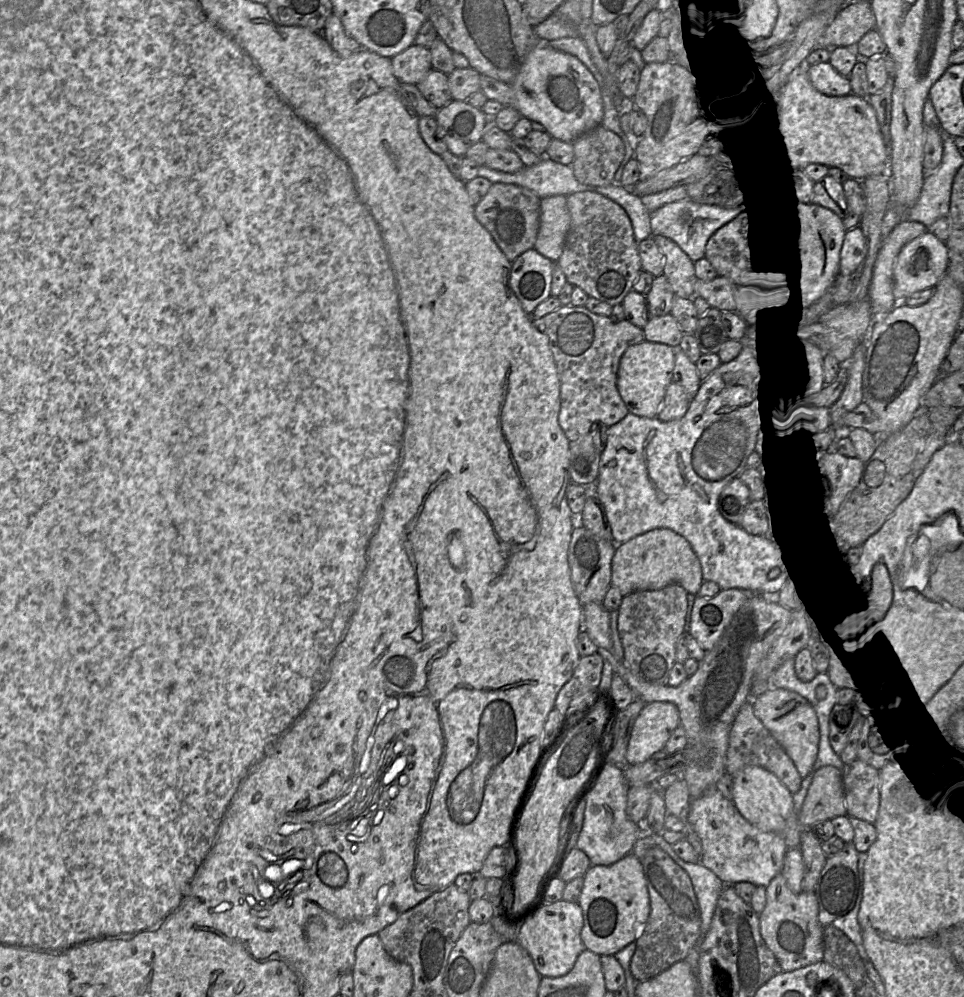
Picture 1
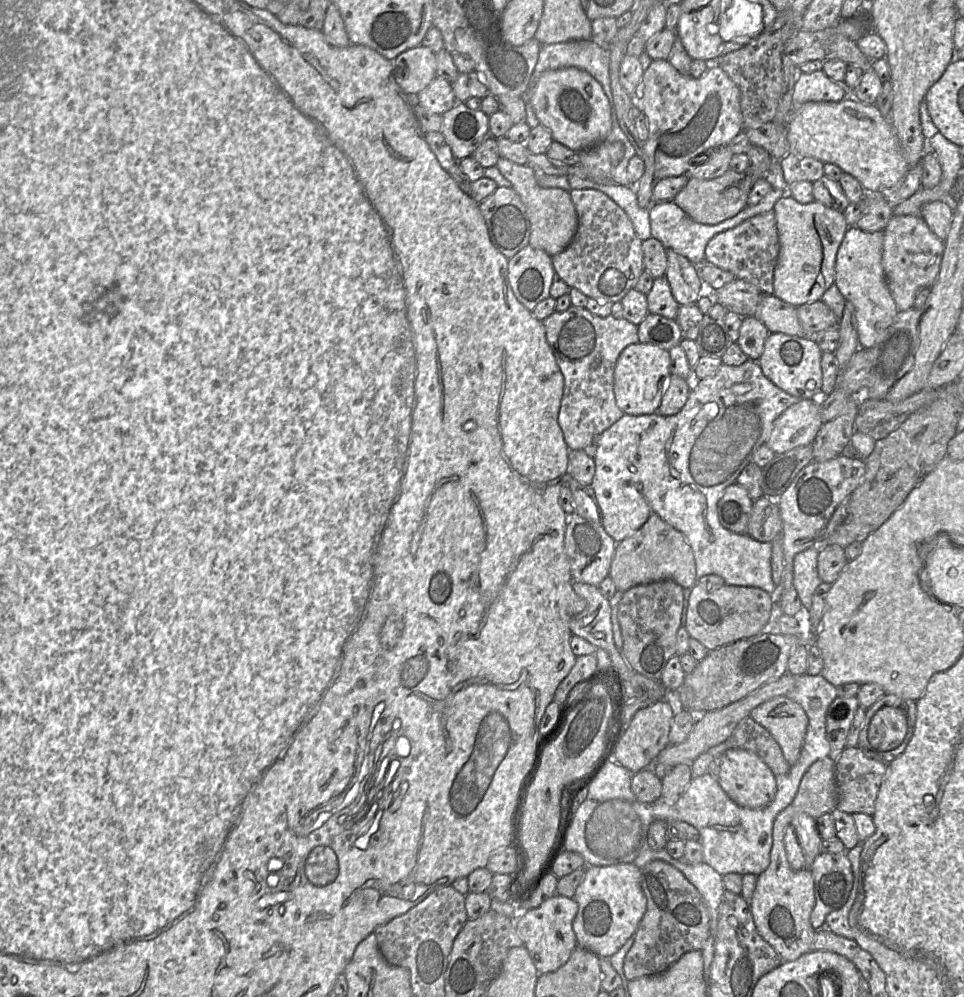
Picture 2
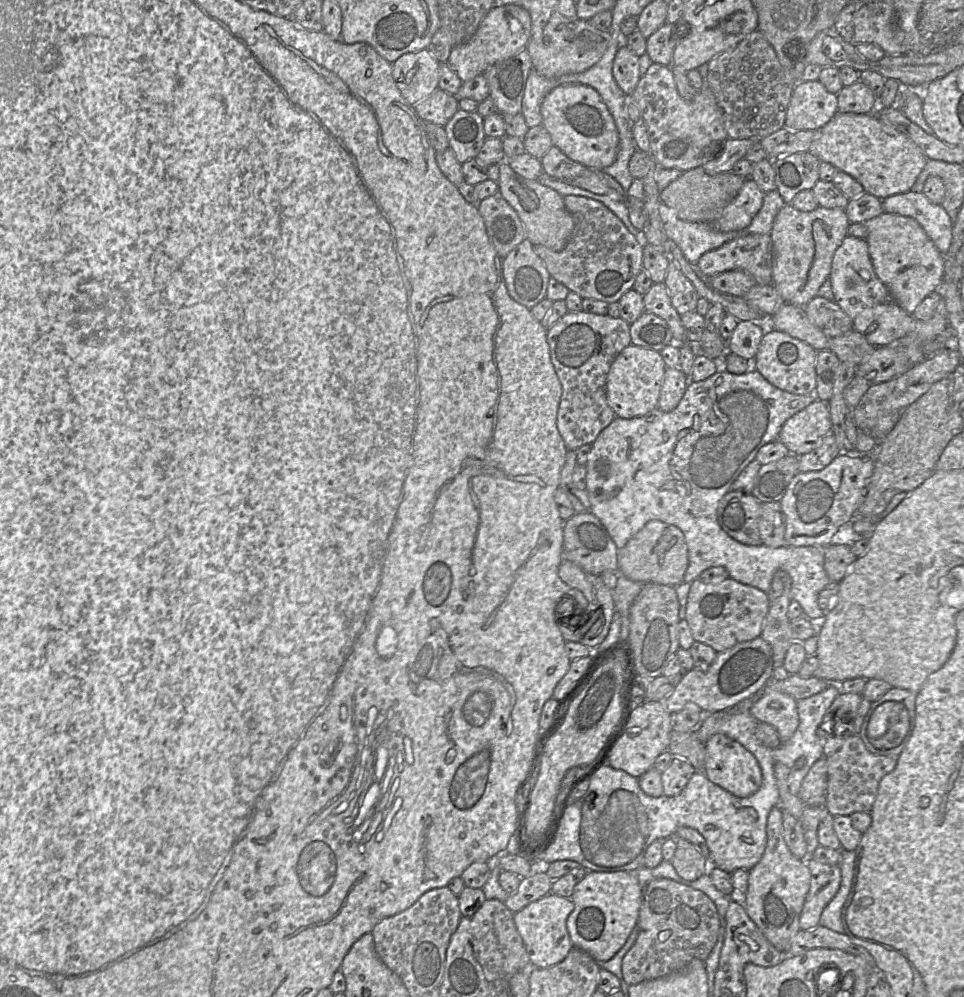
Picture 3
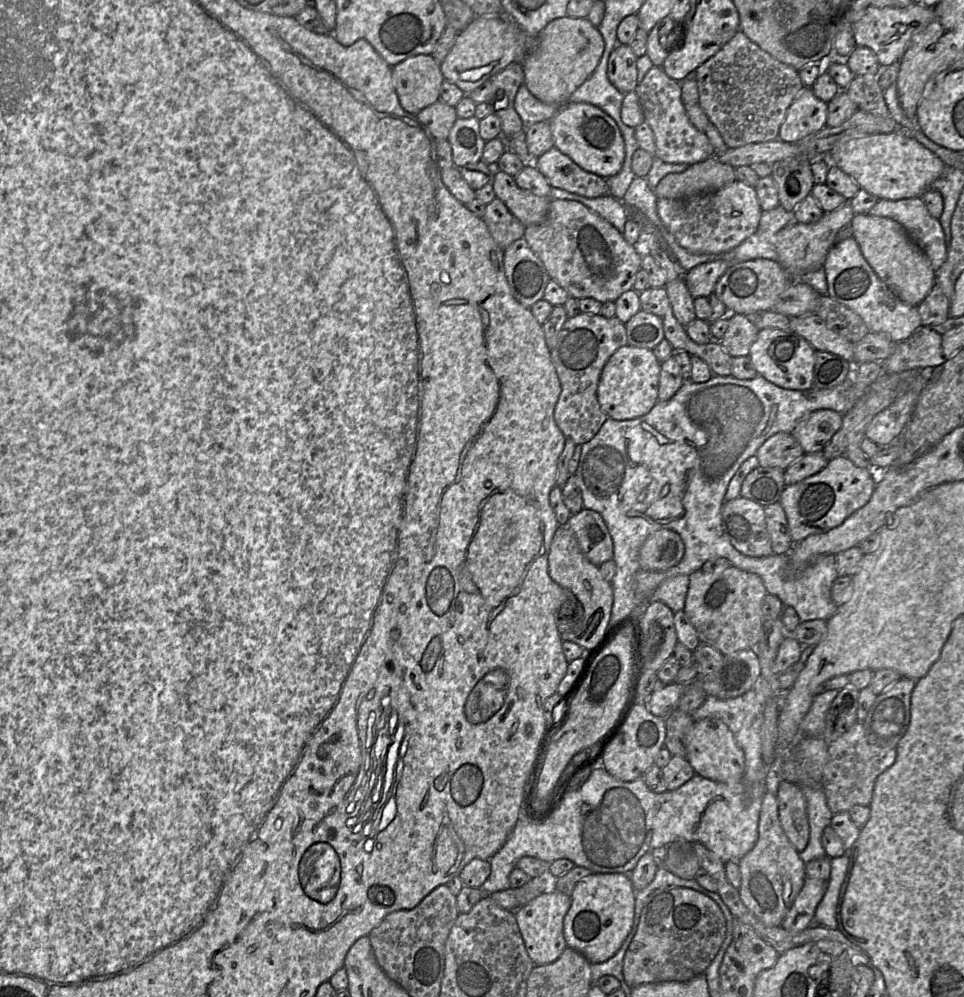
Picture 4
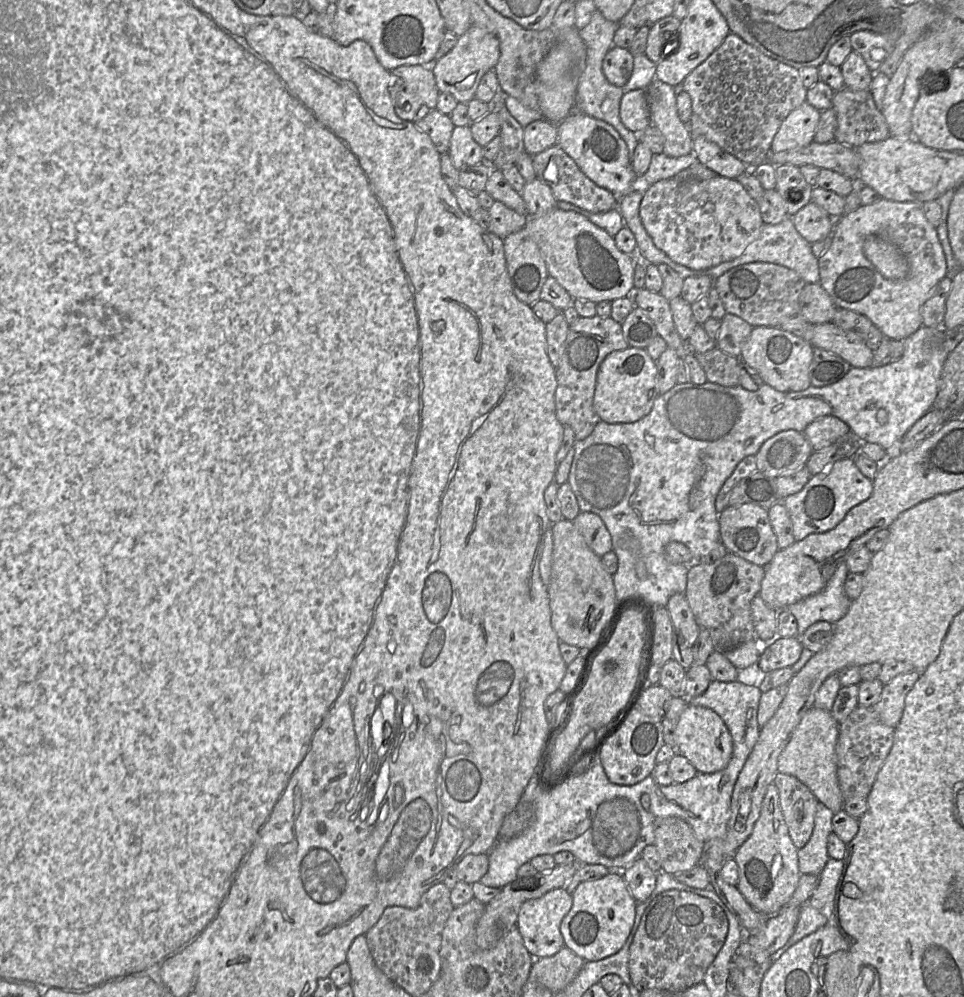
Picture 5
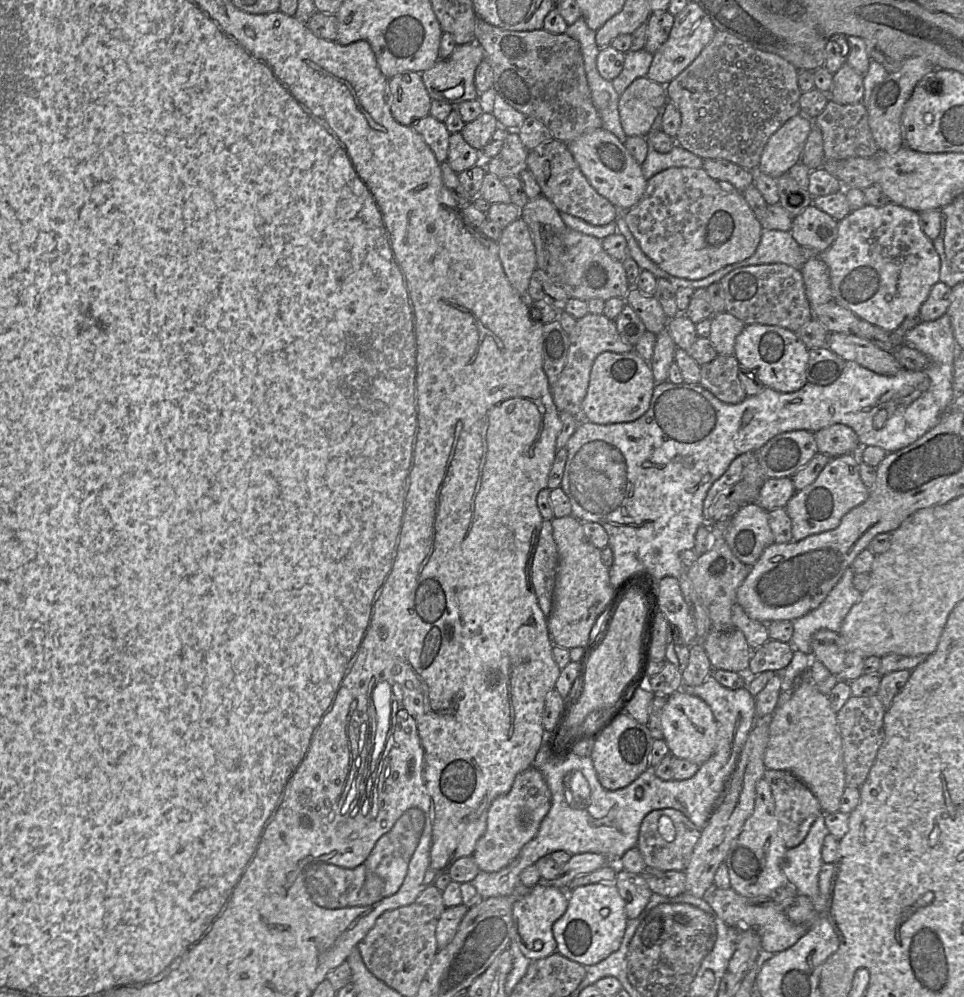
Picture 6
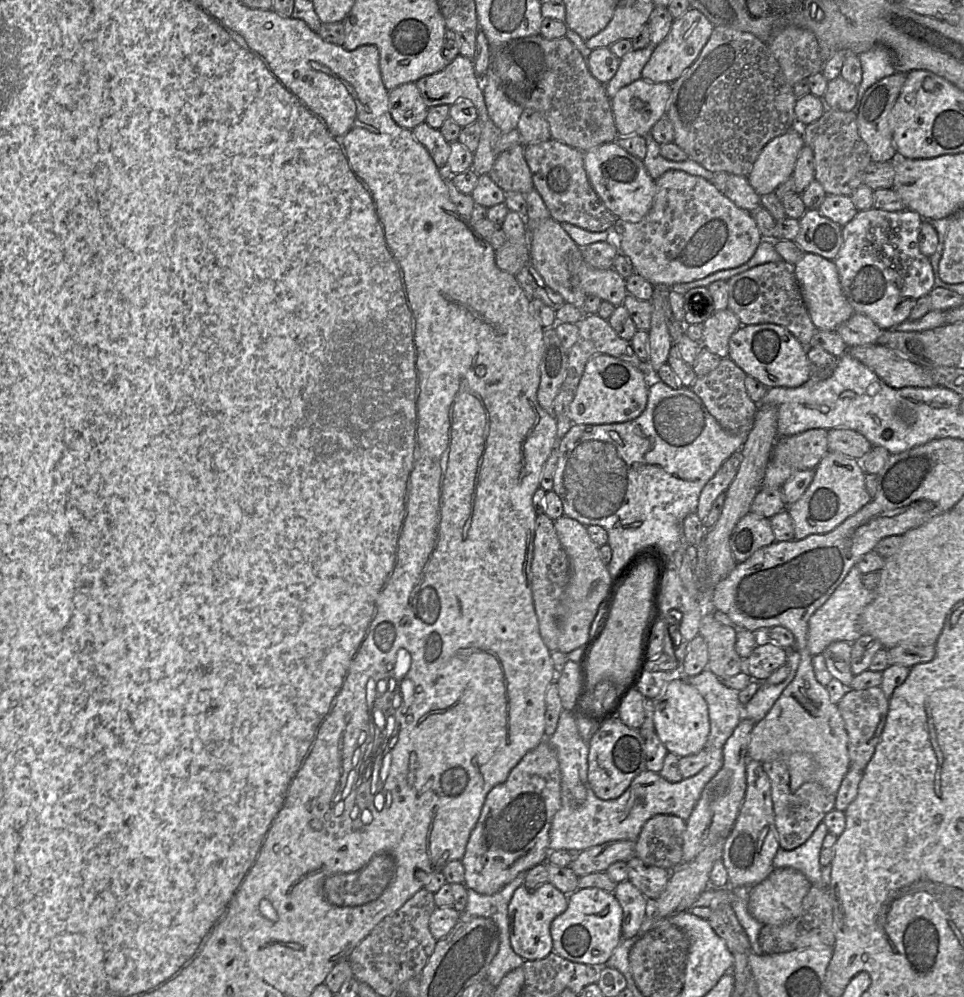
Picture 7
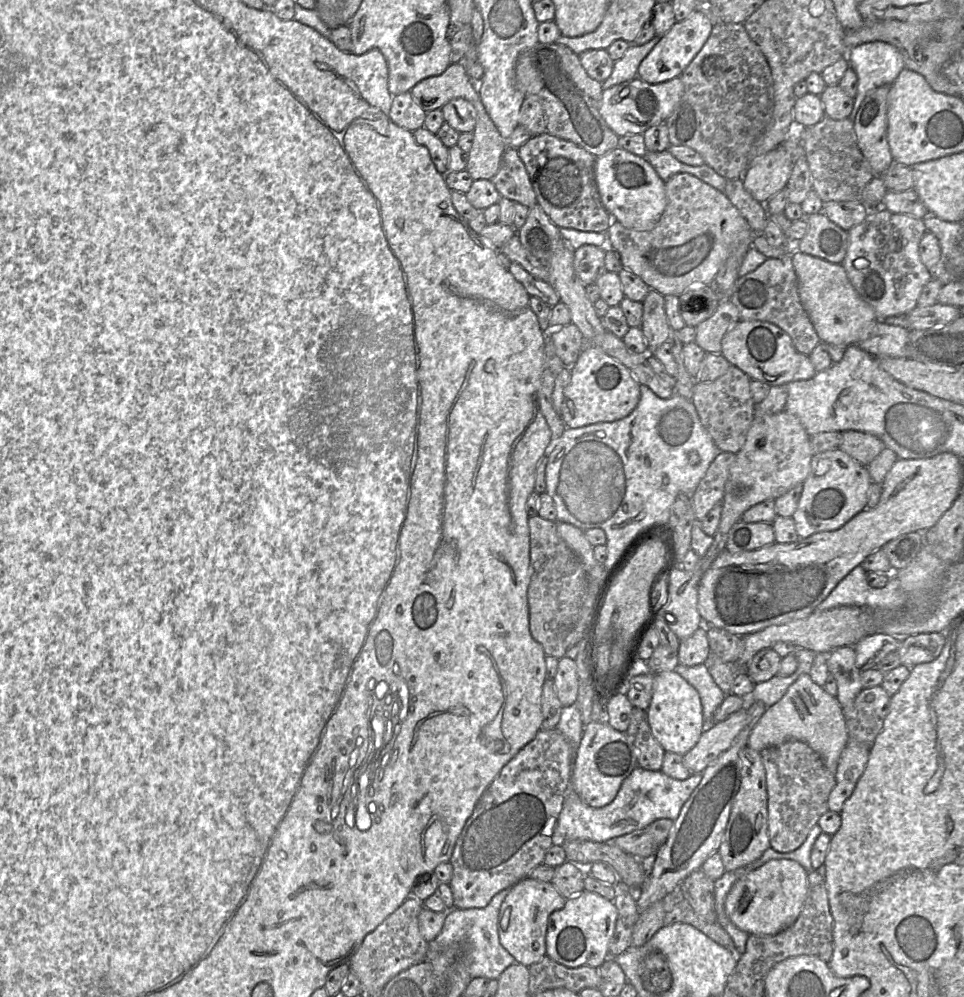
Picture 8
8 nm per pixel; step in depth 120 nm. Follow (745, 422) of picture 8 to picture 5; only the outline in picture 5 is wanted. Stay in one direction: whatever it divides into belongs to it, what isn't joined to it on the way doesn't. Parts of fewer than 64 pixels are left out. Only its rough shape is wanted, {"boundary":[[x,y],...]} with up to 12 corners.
{"boundary":[[717,347],[694,355],[708,382],[739,385],[739,357]]}

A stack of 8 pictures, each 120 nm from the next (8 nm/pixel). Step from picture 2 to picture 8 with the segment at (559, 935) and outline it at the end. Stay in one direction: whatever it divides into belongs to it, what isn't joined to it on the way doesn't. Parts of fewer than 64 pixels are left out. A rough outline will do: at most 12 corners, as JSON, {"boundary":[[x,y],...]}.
{"boundary":[[526,877],[500,907],[501,945],[527,967],[546,955],[566,898]]}

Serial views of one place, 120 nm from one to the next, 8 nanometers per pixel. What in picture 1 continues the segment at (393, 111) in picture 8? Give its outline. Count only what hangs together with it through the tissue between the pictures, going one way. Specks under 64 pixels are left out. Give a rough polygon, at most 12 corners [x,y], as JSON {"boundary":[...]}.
{"boundary":[[412,44],[391,58],[400,83],[416,85],[432,69],[428,48]]}

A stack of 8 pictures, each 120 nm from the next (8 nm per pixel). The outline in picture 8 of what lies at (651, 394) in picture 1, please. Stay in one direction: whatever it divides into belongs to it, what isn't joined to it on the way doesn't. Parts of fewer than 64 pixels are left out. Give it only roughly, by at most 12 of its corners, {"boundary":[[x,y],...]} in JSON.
{"boundary":[[589,346],[570,367],[568,428],[613,422],[640,399],[630,370]]}

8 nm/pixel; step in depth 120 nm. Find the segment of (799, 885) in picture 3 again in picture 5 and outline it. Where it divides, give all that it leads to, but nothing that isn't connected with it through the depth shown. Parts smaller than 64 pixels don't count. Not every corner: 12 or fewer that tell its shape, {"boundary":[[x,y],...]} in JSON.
{"boundary":[[767,787],[752,833],[733,855],[736,887],[762,915],[777,914],[801,875]]}

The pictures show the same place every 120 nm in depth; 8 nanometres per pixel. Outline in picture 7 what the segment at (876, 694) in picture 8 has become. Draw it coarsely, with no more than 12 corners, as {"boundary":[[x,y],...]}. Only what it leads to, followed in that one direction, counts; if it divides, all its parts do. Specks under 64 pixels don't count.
{"boundary":[[848,689],[837,704],[850,767],[864,771],[880,741],[889,699]]}

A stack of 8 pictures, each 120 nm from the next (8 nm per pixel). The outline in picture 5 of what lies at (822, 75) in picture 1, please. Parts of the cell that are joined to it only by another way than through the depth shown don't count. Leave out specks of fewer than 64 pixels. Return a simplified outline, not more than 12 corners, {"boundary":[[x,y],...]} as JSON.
{"boundary":[[806,101],[781,123],[770,152],[814,140],[821,112]]}

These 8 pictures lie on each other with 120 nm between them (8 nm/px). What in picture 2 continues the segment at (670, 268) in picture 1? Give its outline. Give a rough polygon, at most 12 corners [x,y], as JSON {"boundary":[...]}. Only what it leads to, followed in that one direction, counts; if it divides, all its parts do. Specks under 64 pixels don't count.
{"boundary":[[672,249],[665,277],[680,306],[707,292],[698,267]]}

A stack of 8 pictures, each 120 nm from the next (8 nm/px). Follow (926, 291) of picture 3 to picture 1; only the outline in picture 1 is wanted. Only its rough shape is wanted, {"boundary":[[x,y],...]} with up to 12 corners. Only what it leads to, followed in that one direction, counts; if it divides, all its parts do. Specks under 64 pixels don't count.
{"boundary":[[930,230],[905,244],[893,268],[897,301],[934,288],[948,249]]}

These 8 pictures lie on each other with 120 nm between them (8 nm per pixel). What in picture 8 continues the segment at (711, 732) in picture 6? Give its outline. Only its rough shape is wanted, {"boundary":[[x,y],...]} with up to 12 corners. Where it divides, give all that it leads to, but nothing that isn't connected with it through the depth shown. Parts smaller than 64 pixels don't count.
{"boundary":[[654,674],[646,710],[666,752],[685,756],[705,731],[696,689]]}

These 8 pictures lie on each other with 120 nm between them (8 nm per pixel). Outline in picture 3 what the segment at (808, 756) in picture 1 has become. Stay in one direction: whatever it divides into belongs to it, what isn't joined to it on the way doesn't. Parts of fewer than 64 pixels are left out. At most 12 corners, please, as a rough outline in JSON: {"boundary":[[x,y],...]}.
{"boundary":[[773,689],[752,698],[750,713],[781,742],[799,725],[797,701]]}

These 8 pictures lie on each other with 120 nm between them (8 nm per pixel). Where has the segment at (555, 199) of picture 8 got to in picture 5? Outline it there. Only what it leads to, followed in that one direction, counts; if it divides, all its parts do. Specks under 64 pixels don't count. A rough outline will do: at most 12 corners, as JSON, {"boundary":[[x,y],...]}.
{"boundary":[[558,145],[532,157],[557,201],[591,213],[618,208]]}

